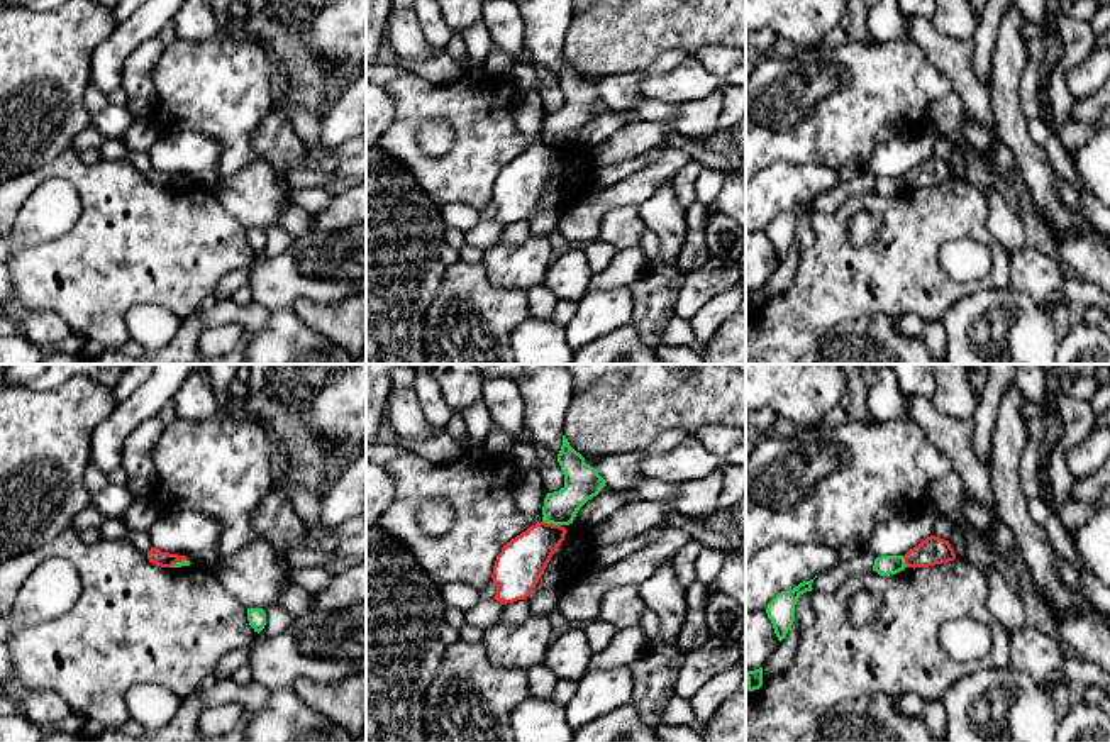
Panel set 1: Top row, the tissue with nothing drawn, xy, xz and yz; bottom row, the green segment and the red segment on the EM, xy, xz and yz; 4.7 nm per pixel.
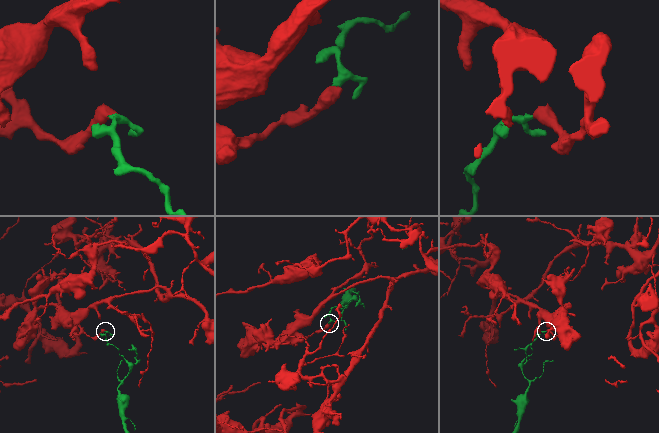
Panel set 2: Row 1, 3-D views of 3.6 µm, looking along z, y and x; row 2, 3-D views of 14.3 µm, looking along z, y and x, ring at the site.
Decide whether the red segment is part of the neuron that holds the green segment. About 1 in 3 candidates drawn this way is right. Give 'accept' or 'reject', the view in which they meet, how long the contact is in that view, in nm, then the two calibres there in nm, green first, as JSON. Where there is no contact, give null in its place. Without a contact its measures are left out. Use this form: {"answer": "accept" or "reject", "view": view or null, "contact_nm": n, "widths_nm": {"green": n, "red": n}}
{"answer": "reject", "view": "xz", "contact_nm": 90, "widths_nm": {"green": 170, "red": 220}}

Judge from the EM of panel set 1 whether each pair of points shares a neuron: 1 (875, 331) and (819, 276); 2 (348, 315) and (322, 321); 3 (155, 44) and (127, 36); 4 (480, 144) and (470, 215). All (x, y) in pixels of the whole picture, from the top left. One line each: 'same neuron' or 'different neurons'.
1: different neurons
2: same neuron
3: different neurons
4: different neurons

